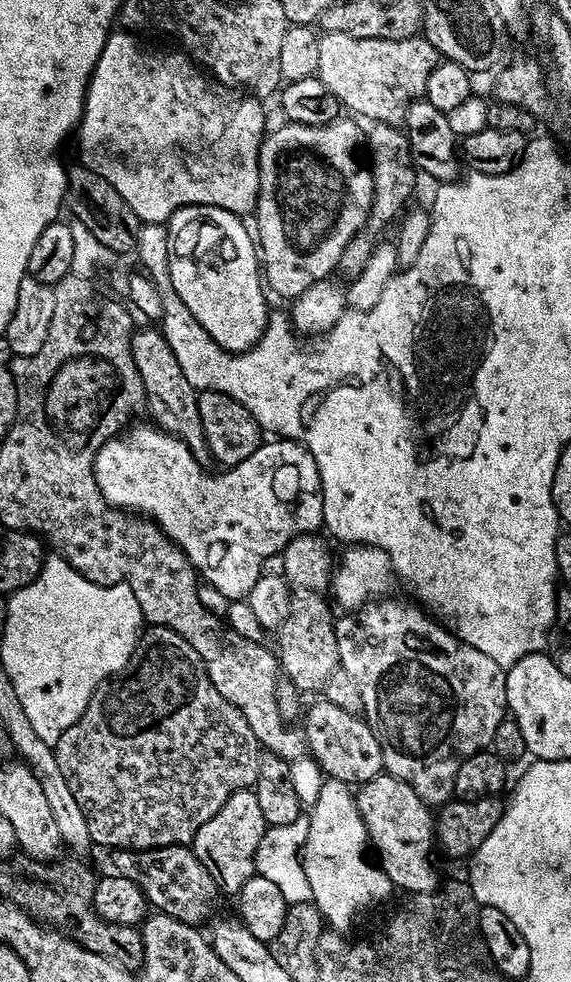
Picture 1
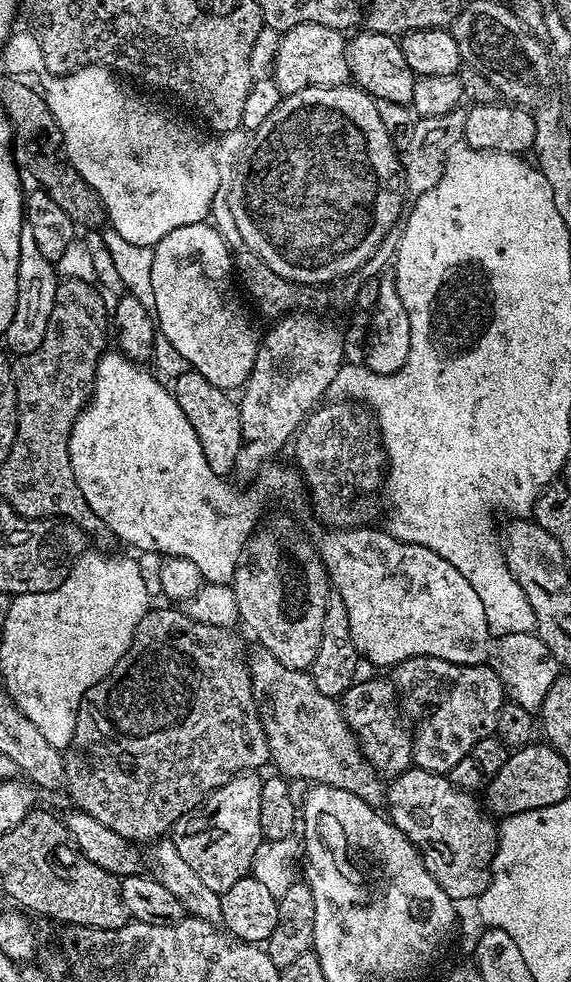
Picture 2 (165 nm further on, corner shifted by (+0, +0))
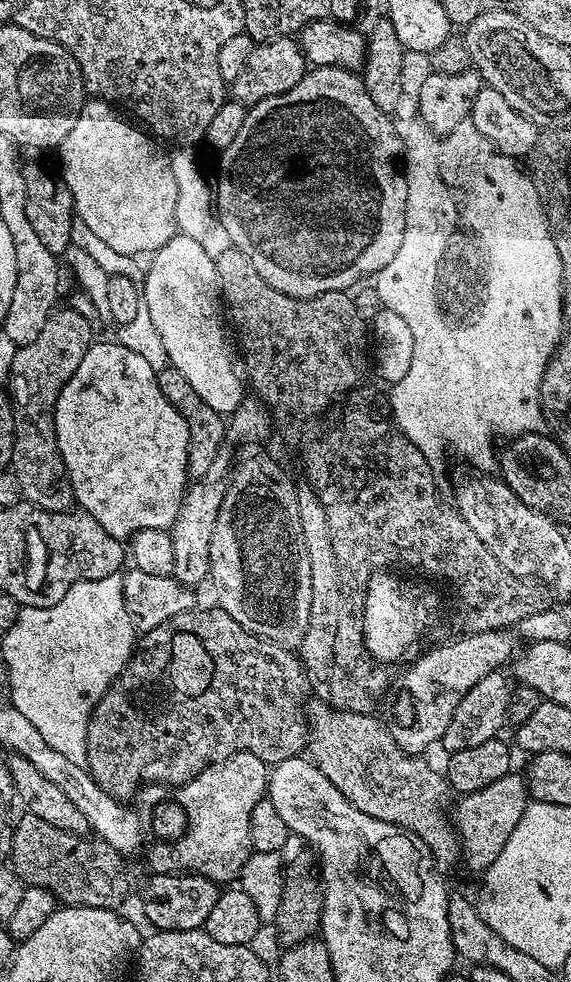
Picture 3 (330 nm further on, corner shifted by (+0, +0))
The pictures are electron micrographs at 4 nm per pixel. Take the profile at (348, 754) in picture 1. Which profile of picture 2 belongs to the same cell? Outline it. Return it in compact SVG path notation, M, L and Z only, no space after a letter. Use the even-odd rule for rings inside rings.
M357 679L343 694L342 711L344 720L364 752L365 760L370 762L370 766L374 766L374 770L379 772L381 777L395 778L413 767L412 732L404 729L404 724L400 721L402 712L398 707L398 693L391 679Z

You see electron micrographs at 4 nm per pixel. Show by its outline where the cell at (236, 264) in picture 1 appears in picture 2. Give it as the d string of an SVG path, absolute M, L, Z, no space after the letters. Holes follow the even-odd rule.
M211 223L191 224L190 226L178 226L178 230L170 230L170 234L166 234L166 238L162 238L156 245L152 254L152 269L150 270L150 282L154 286L154 319L158 325L158 332L161 337L168 339L167 347L179 354L182 354L188 363L189 369L198 374L202 374L202 378L206 378L206 382L214 382L214 386L225 390L243 389L248 382L248 375L252 373L252 367L256 361L256 352L260 349L261 337L256 336L256 328L252 325L252 320L248 317L248 312L242 305L236 304L236 296L232 293L232 280L234 284L234 256L228 247L228 243L222 238L220 231L212 227Z

